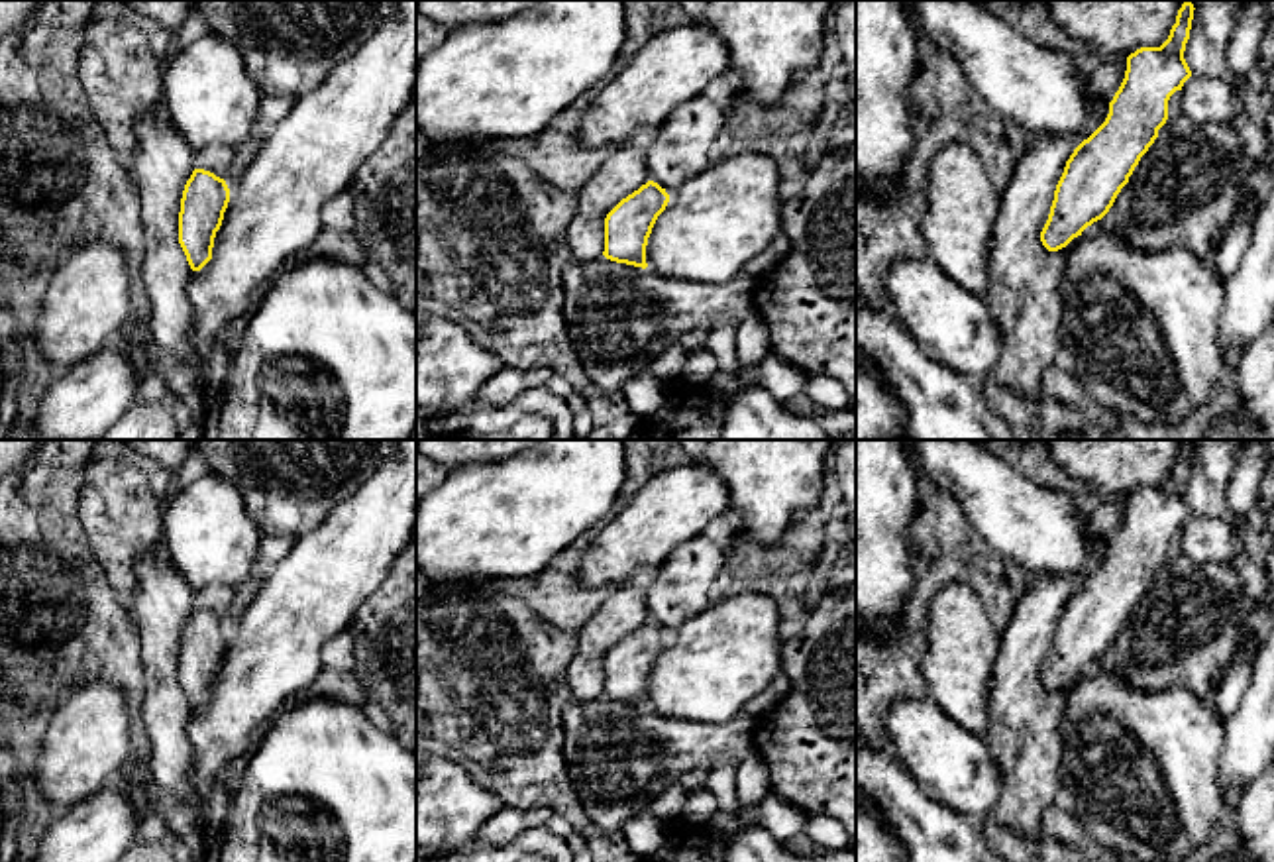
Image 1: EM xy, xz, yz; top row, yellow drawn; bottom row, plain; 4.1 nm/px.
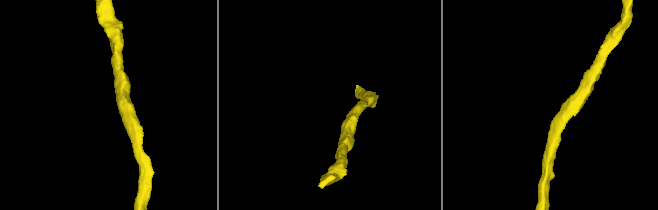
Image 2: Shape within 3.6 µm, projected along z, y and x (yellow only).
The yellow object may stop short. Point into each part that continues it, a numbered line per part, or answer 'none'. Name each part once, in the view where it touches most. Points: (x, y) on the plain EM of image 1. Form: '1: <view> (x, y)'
1: yz (1025, 717)

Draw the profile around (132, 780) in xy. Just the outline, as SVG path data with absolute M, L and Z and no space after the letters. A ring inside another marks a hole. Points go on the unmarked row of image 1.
M130 760L116 780L116 783L130 795L139 819L143 819L147 813L145 781L145 766L135 760Z

